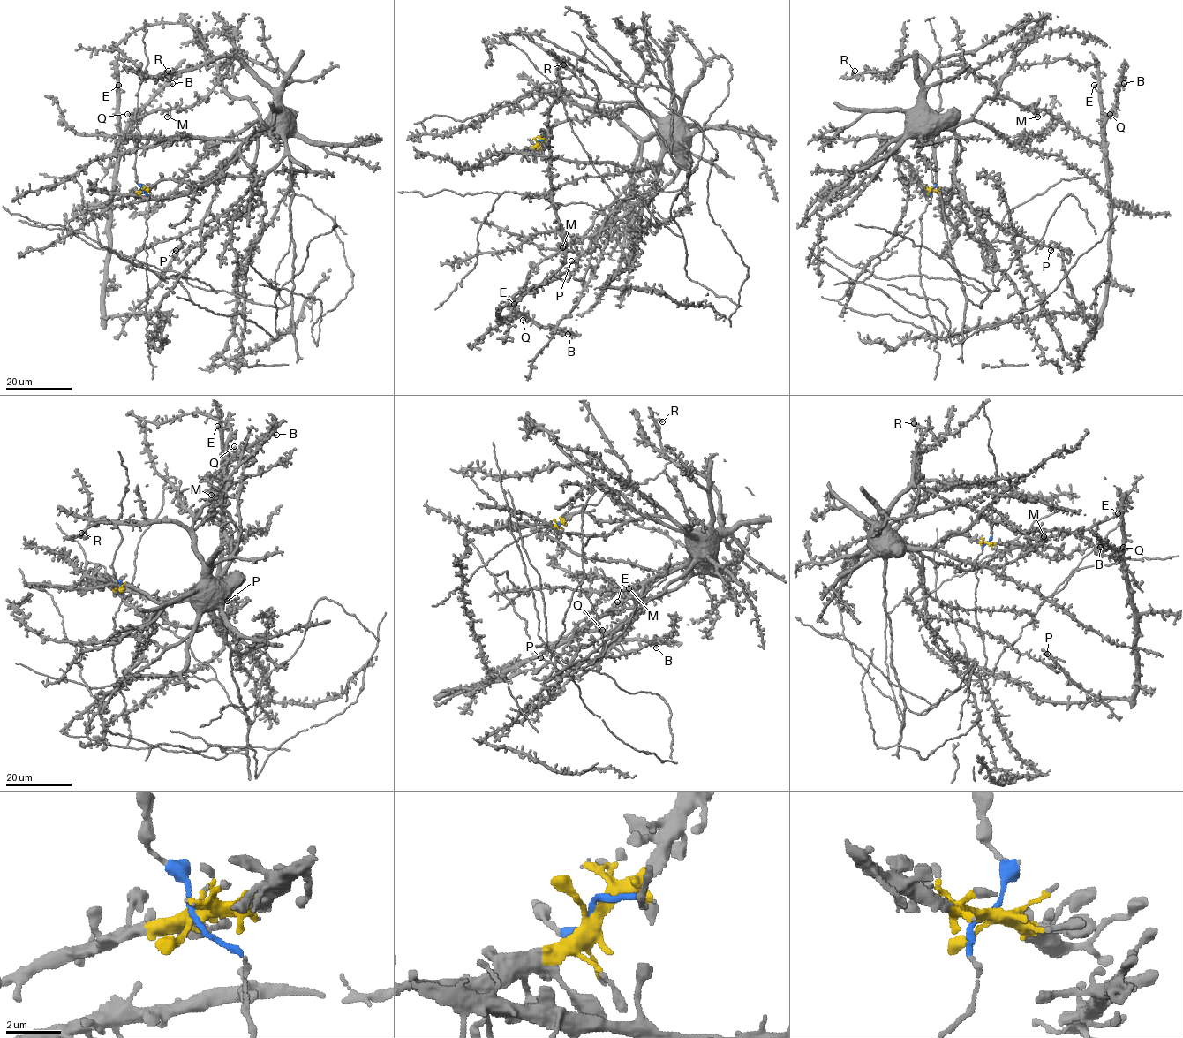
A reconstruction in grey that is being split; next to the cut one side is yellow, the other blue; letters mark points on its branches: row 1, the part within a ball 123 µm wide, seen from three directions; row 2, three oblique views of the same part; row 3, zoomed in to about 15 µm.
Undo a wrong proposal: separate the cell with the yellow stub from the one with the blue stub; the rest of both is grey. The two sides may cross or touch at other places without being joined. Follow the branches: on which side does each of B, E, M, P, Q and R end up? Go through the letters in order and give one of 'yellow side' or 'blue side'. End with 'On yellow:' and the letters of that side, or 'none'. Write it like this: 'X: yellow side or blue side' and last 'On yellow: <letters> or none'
B: blue side
E: blue side
M: yellow side
P: blue side
Q: blue side
R: yellow side
On yellow: M, R

